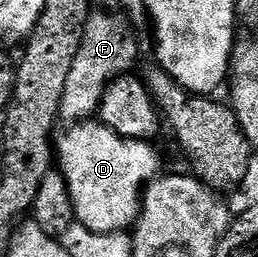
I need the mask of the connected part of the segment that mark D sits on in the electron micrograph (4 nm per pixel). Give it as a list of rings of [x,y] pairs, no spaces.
[[[76,122],[54,144],[58,171],[68,183],[72,215],[91,232],[122,232],[140,217],[142,189],[161,175],[160,156],[147,140],[119,136],[99,122]]]

